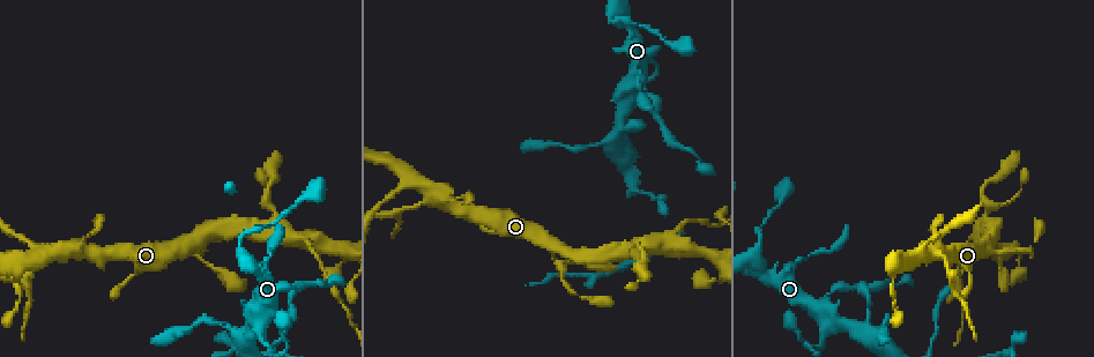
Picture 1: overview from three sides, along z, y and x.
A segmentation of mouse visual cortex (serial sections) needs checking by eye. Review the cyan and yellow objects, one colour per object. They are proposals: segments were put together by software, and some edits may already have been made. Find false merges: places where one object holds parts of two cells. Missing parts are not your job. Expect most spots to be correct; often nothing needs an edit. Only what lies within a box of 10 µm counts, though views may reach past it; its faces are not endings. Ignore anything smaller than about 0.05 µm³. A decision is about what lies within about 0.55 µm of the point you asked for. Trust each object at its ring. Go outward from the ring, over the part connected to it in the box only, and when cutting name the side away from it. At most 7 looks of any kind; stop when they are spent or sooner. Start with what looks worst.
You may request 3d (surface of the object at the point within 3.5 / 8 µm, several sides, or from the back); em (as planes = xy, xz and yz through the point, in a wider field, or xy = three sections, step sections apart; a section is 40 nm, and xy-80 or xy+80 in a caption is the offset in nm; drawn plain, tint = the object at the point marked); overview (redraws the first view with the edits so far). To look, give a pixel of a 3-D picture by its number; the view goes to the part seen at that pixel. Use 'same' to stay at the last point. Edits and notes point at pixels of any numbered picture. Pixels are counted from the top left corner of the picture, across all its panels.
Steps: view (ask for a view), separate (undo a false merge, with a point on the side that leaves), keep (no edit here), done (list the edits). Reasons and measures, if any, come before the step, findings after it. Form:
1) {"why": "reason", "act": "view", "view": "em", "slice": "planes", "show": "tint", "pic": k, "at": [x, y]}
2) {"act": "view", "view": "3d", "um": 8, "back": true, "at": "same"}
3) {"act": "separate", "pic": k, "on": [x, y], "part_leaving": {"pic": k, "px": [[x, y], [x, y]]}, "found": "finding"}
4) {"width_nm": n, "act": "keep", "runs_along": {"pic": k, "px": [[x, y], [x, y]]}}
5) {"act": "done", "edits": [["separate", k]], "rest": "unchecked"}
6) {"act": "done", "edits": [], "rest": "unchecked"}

{"why": "thick turns thin", "act": "view", "view": "3d", "um": 3.5, "pic": 1, "at": [239, 241]}

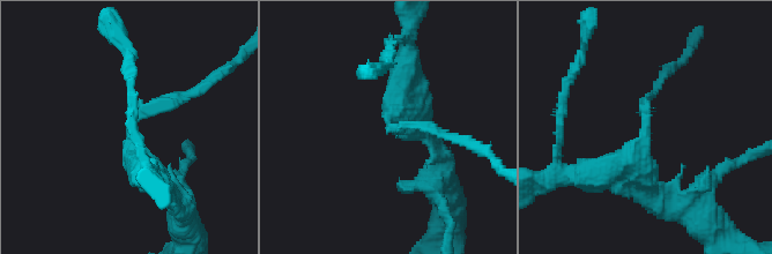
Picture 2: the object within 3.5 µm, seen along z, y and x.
{"arm_widths_nm": [150, 350], "why": "need the tissue", "act": "view", "view": "em", "slice": "xy", "step": 5, "show": "tint", "pic": 2, "at": [644, 123]}

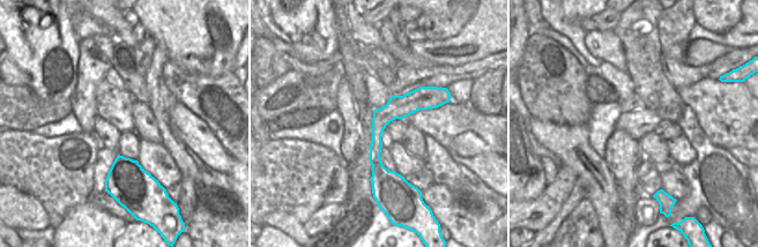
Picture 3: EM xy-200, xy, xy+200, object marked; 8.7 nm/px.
{"act": "keep", "runs_along": {"pic": 2, "px": [[163, 188], [131, 118], [191, 92]]}, "found": "continuous, no second cell"}

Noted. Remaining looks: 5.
{"why": "small branch off a trunk", "act": "view", "view": "3d", "um": 8, "pic": 1, "at": [301, 238]}

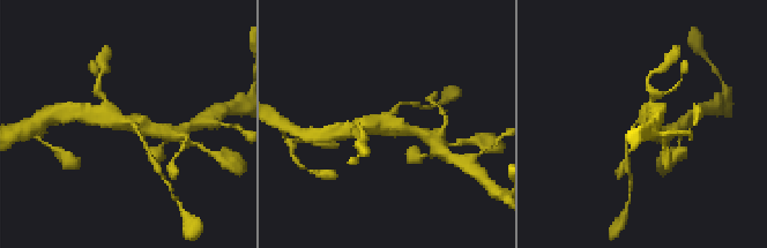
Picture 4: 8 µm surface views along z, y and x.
{"why": "now the EM", "act": "view", "view": "em", "slice": "xy", "step": 2, "show": "tint", "at": "same"}

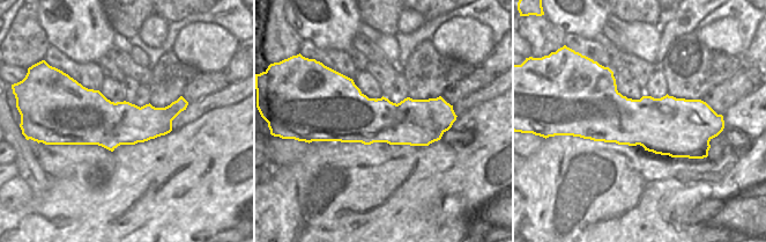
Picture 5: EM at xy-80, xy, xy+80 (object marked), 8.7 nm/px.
{"width_nm": 420, "act": "keep", "runs_along": {"pic": 4, "px": [[98, 112], [133, 121], [144, 144]]}, "found": "one cell here"}

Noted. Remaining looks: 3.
{"why": "side arm on a straight run", "act": "view", "view": "3d", "um": 8, "pic": 1, "at": [931, 248]}

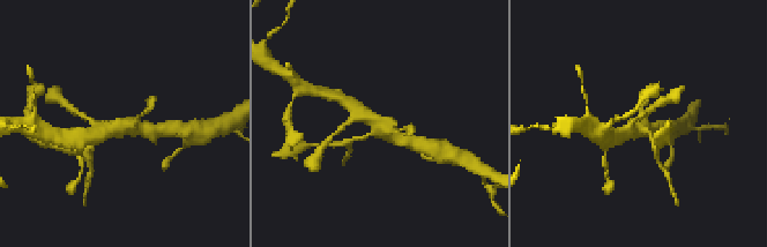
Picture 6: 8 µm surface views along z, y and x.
{"act": "view", "view": "em", "slice": "planes", "show": "tint", "at": "same"}

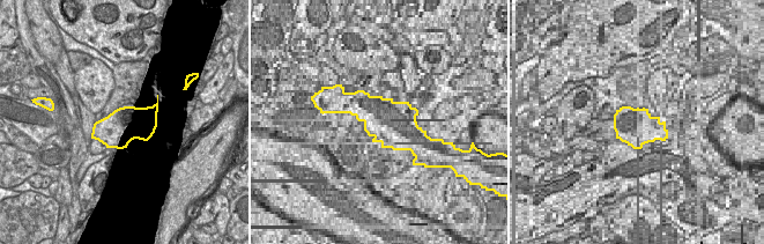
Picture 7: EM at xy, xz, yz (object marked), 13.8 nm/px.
{"act": "keep", "runs_along": {"pic": 6, "px": [[409, 141], [400, 140], [354, 105]]}, "found": "all the same cell"}

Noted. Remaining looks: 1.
{"act": "done", "edits": [], "rest": "unchecked"}

